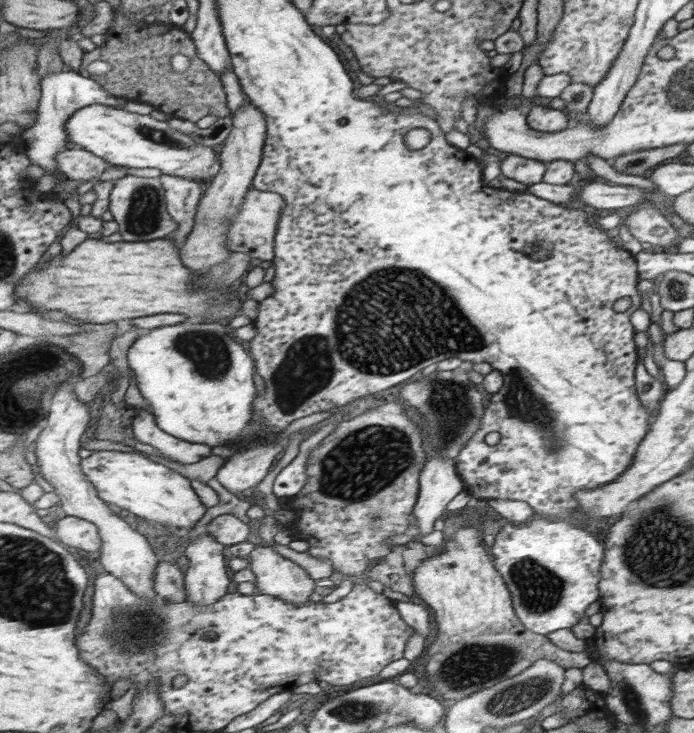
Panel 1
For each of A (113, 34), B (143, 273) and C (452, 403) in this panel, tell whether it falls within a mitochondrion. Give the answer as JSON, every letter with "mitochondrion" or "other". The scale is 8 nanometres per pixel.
{"A":"other","B":"other","C":"mitochondrion"}

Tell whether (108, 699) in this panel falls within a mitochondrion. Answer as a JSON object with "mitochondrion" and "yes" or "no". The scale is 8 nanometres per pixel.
{"mitochondrion":"no"}

